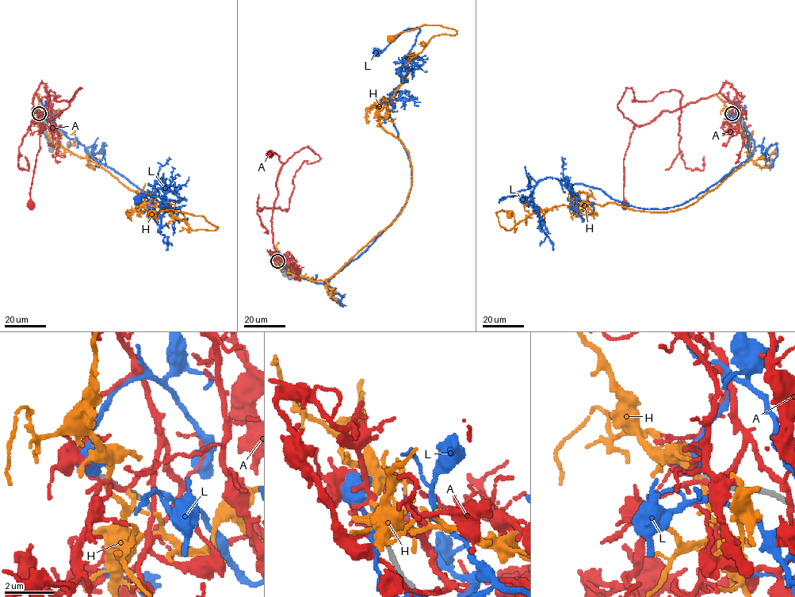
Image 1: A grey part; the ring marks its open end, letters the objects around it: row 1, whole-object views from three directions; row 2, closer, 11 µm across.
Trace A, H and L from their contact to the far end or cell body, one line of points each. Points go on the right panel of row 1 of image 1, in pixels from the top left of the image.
A: (732, 113), (735, 104), (719, 93), (662, 111), (650, 122), (635, 125), (624, 160), (625, 206)
H: (732, 113), (751, 157), (683, 208), (562, 204), (506, 230), (495, 213), (510, 214)
L: (731, 113), (735, 105), (754, 150), (683, 204), (644, 209), (546, 177), (498, 202), (523, 199)

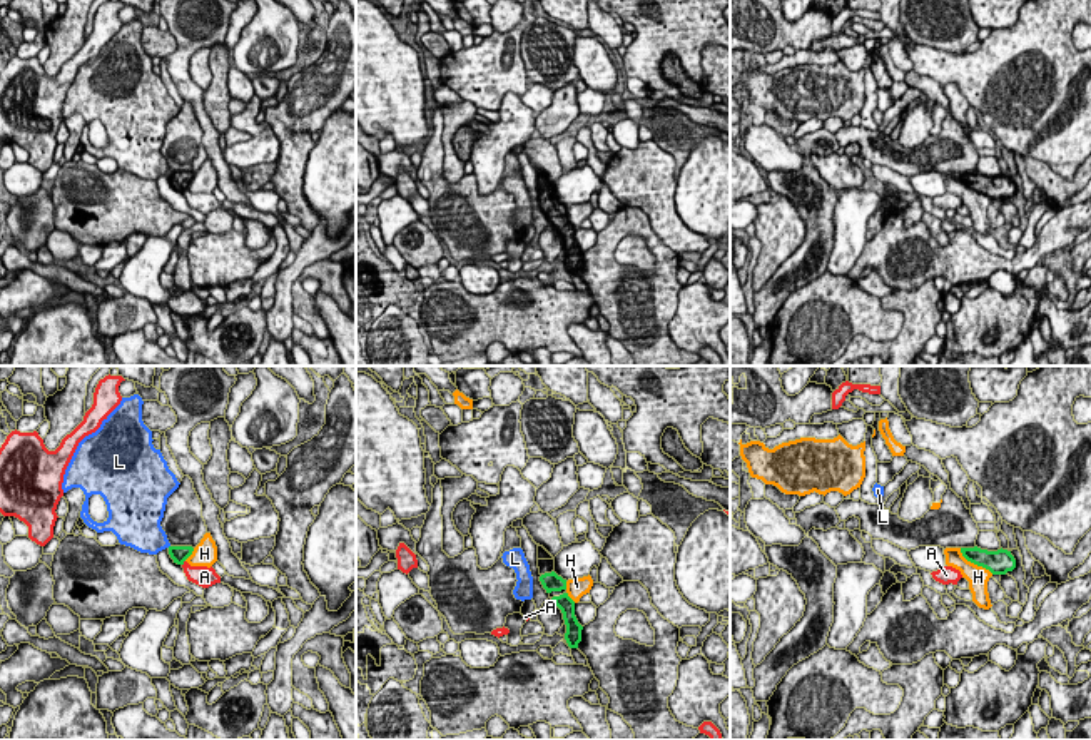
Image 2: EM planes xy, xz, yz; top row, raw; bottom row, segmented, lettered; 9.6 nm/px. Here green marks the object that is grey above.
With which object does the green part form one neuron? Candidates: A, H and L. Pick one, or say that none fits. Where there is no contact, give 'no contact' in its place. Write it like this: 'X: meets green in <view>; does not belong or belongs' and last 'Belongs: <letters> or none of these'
A: meets green in xy; does not belong
H: meets green in yz; does not belong
L: no contact; does not belong
Belongs: none of these

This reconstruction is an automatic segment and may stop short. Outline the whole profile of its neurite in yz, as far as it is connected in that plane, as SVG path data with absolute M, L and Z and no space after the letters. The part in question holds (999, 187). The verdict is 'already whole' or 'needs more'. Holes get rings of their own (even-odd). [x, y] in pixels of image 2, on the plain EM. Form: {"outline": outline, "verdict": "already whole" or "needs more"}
{"outline": "M974 172L961 174L961 179L967 187L989 195L992 200L1006 200L1016 194L1014 182L1002 174L997 177L987 177Z", "verdict": "already whole"}

